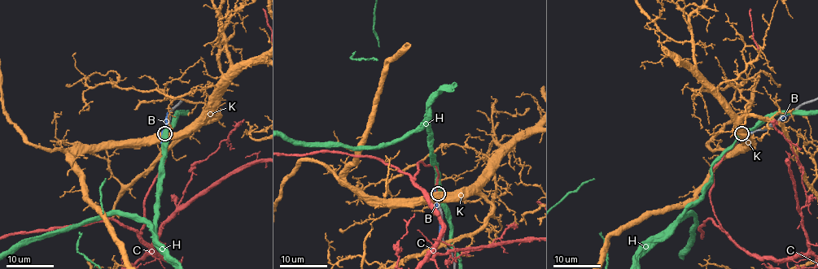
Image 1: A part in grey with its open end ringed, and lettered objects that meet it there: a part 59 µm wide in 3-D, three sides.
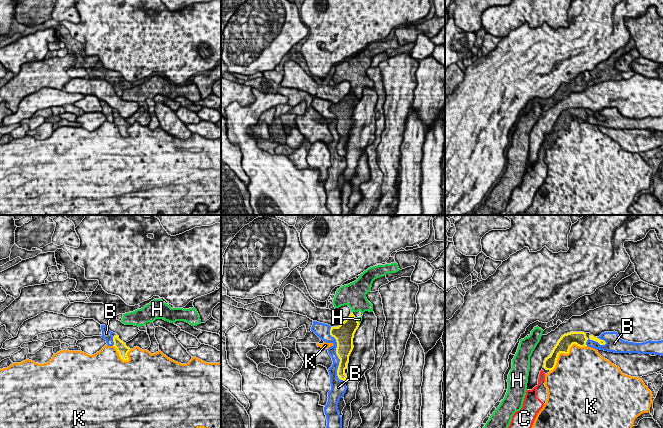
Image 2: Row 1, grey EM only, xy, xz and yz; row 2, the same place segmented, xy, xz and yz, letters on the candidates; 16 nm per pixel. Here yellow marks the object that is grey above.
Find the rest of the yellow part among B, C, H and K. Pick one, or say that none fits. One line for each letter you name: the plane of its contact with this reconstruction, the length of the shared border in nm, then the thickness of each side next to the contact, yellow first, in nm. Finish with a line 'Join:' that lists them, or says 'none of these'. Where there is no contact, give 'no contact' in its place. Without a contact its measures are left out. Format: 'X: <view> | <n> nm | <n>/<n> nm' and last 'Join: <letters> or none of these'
C: no contact
Join: C

